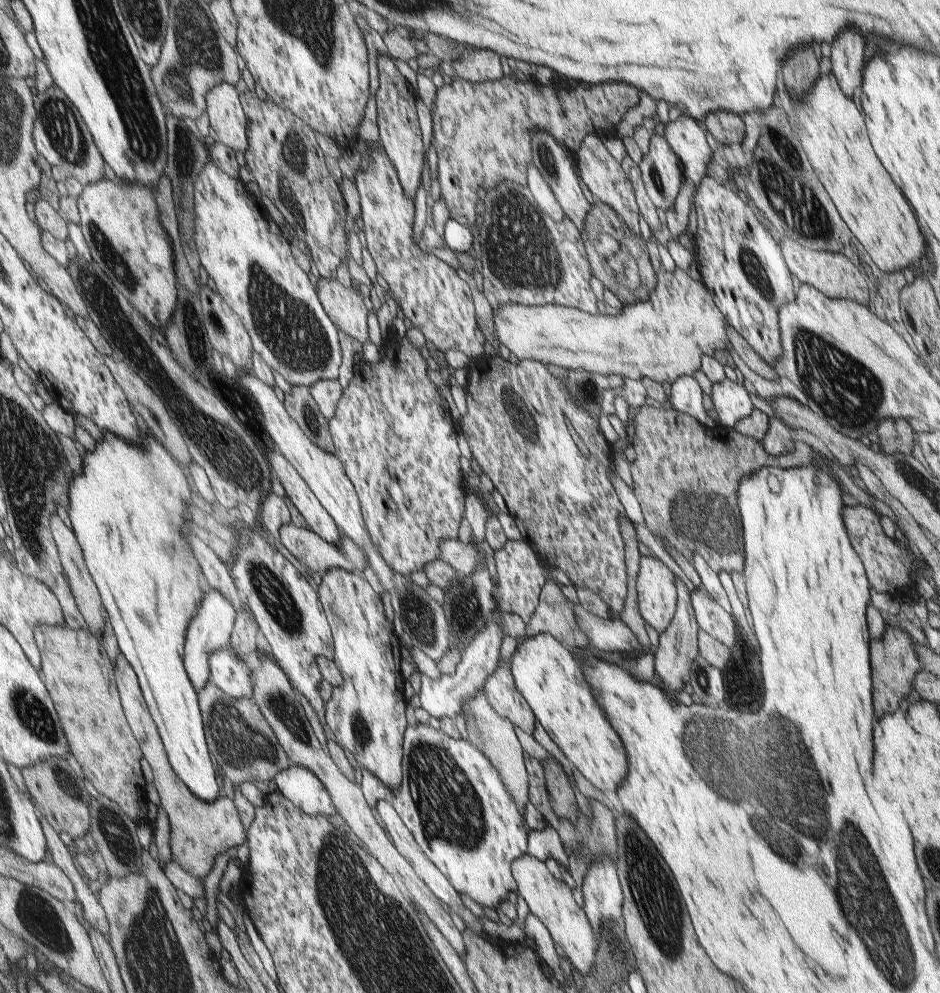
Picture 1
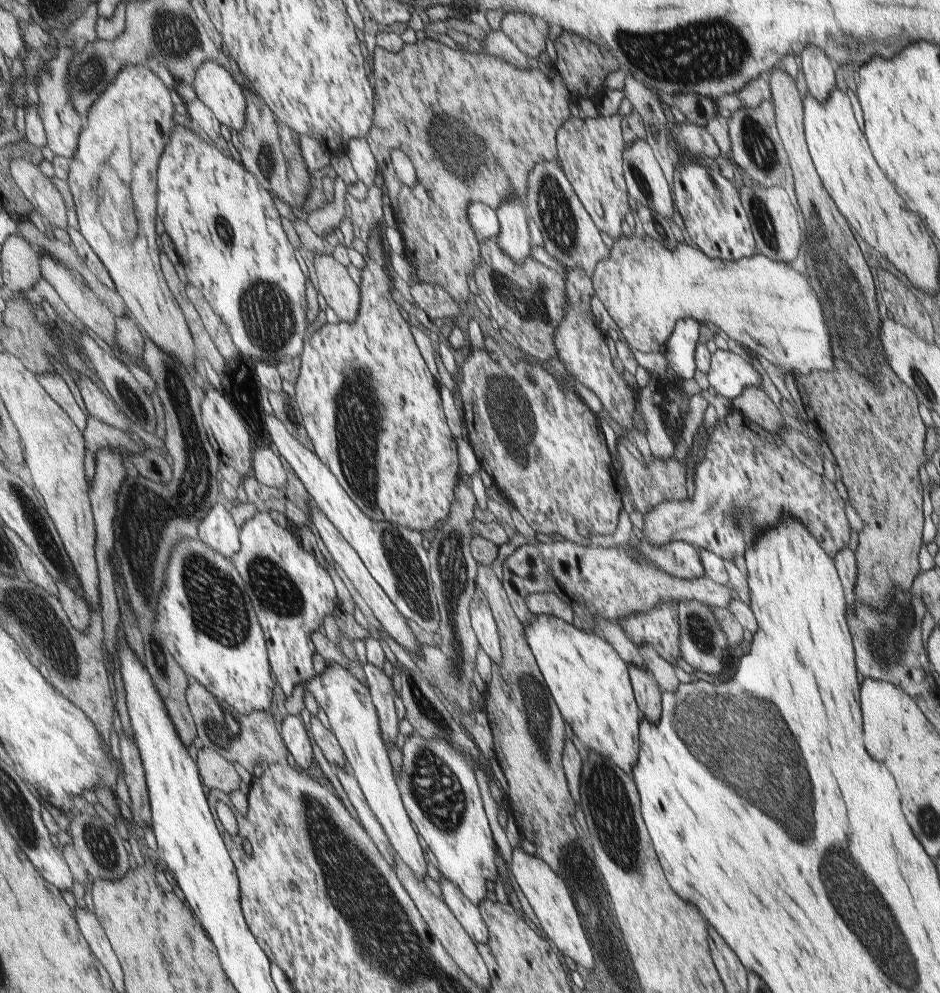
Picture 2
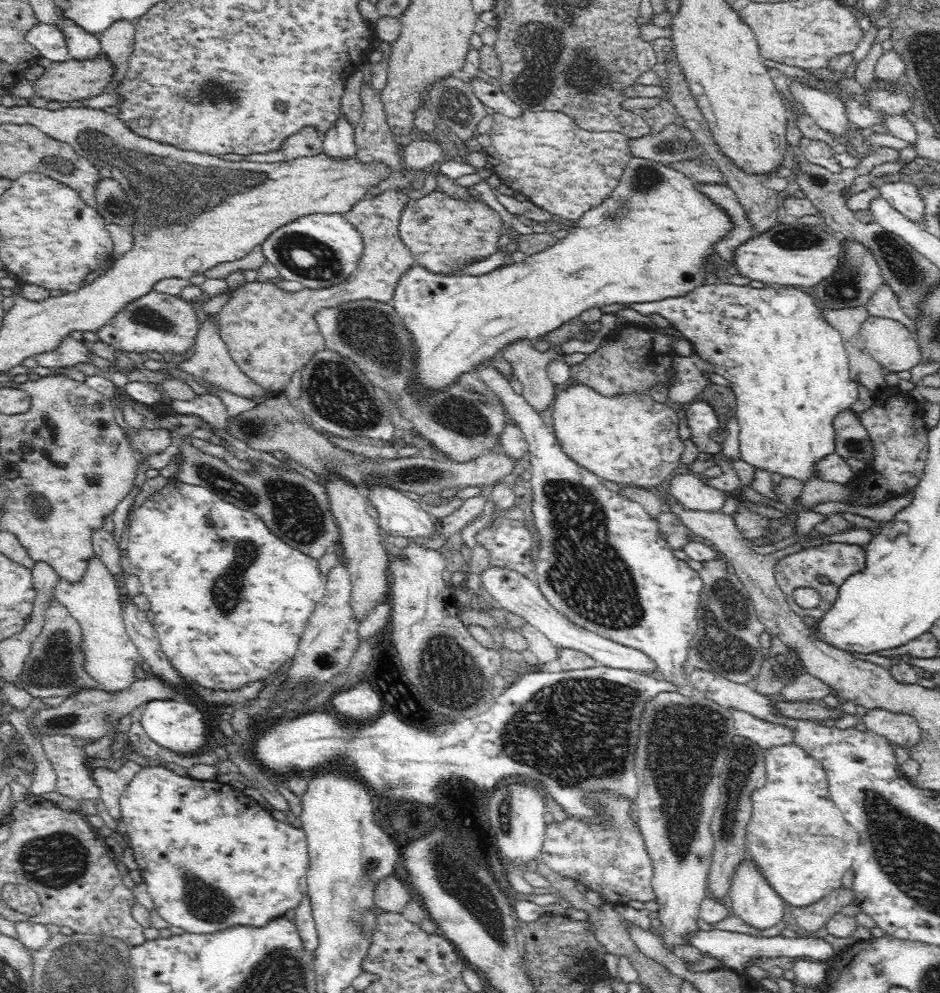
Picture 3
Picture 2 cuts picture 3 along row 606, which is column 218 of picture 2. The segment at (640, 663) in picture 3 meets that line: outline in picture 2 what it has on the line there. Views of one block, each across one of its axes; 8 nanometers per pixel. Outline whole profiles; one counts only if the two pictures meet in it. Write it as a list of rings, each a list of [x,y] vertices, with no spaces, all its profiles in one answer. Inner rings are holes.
[[[223,500],[220,501],[204,519],[204,522],[199,528],[201,532],[201,539],[211,546],[215,551],[222,553],[226,558],[232,560],[232,555],[239,553],[242,550],[243,544],[241,539],[241,530],[234,520],[234,516],[230,513],[230,510],[224,506]]]

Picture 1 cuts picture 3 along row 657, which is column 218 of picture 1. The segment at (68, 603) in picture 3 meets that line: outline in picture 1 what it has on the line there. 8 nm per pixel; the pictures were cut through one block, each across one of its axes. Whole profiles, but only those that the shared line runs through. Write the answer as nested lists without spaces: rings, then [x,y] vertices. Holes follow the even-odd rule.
[[[230,82],[209,91],[209,118],[220,141],[241,152],[250,150],[250,120],[242,102],[242,94]]]

